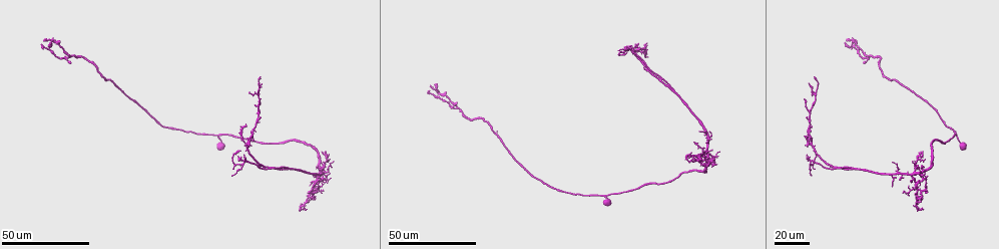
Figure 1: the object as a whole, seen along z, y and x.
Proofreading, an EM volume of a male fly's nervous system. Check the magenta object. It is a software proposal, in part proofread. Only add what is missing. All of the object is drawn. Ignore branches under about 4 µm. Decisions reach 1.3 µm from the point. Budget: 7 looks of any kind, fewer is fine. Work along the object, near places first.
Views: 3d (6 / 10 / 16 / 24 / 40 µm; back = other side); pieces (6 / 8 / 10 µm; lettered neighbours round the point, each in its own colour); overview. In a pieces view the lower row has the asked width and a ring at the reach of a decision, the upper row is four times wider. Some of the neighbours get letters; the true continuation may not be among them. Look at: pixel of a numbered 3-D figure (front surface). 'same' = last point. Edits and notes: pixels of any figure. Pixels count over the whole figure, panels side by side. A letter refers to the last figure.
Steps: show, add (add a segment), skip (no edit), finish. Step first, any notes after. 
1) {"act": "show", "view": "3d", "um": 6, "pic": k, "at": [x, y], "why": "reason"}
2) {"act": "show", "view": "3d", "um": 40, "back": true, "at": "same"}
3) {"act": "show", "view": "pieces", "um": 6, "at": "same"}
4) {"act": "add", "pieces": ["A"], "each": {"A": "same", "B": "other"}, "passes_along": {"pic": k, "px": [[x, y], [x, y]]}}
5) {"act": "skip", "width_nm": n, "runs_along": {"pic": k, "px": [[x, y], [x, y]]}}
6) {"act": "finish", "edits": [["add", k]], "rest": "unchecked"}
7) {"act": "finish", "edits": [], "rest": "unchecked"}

{"act": "show", "view": "3d", "um": 40, "pic": 1, "at": [692, 158], "why": "tapers out"}

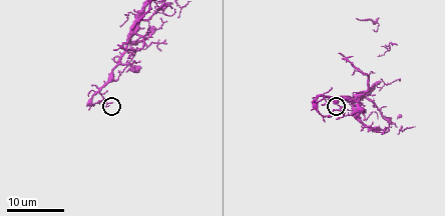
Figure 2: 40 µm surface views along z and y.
{"act": "show", "view": "pieces", "um": 10, "pic": 2, "at": [332, 112]}

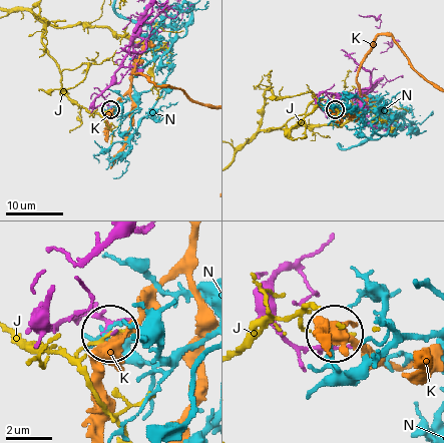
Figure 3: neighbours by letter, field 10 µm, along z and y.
{"act": "skip", "width_nm": 130, "each": {"J": "other", "K": "other", "N": "other"}, "found": "none of them fits"}

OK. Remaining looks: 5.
{"act": "show", "view": "3d", "um": 24, "pic": 1, "at": [815, 76], "why": "an open end"}

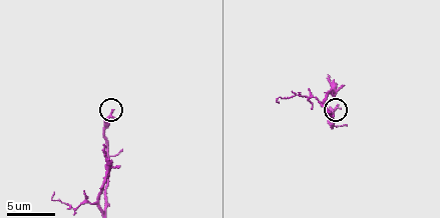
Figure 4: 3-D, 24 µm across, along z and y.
{"act": "show", "view": "pieces", "um": 8, "pic": 4, "at": [112, 110]}

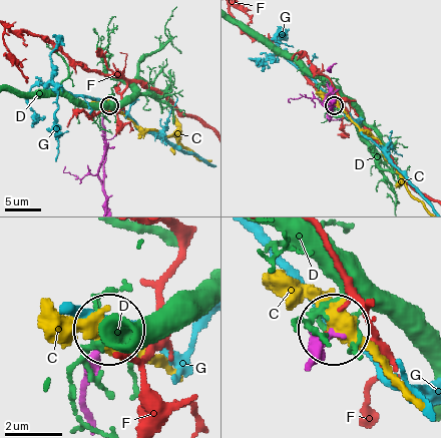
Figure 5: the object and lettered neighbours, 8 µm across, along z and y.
{"act": "skip", "each": {"C": "other", "D": "other", "F": "other", "G": "other"}, "found": "none of them fits"}

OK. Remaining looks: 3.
{"act": "show", "view": "3d", "um": 40, "pic": 1, "at": [51, 42], "why": "branch stops here"}

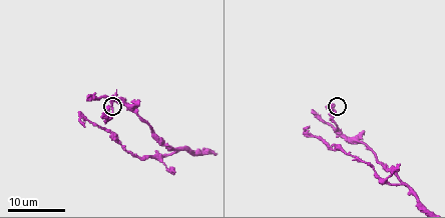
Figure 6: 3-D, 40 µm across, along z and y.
{"act": "show", "view": "pieces", "um": 6, "pic": 6, "at": [109, 107]}

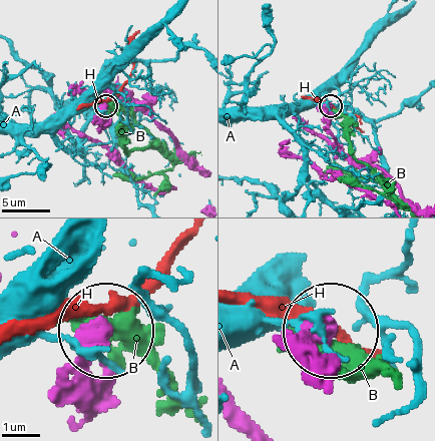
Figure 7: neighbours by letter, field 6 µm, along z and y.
{"act": "skip", "each": {"A": "other", "B": "other", "H": "other"}, "found": "none of them fits"}

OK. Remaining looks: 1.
{"act": "finish", "edits": [], "rest": "unchecked"}

